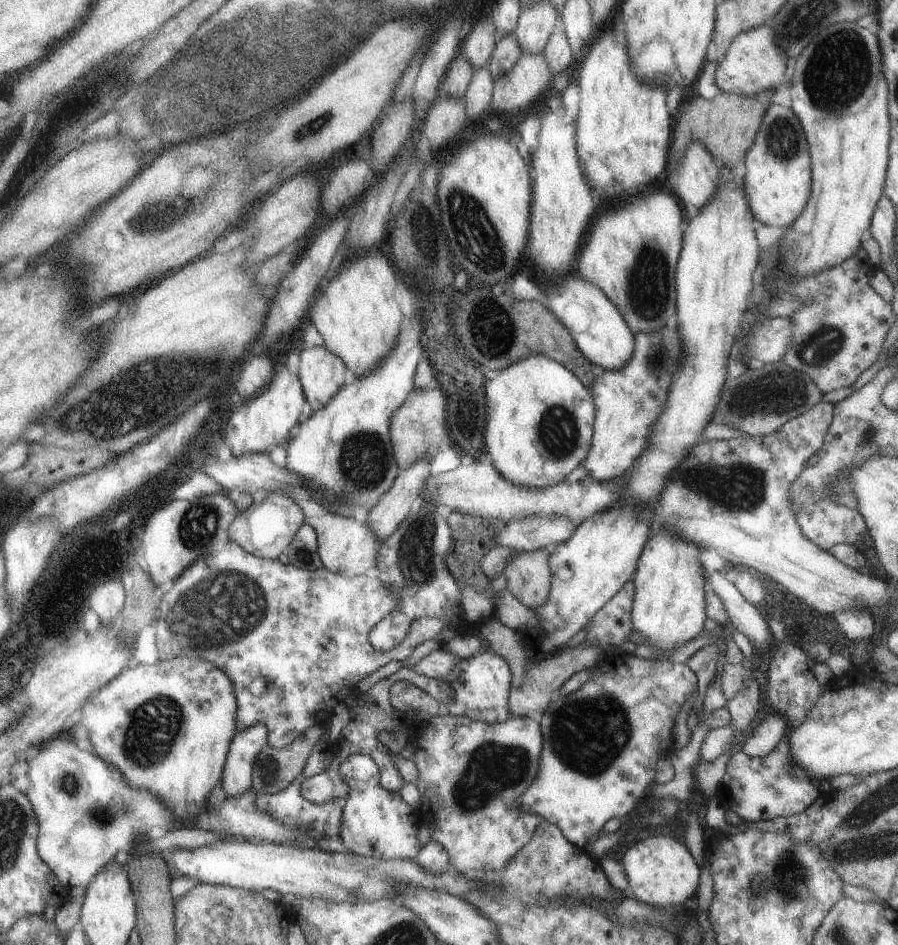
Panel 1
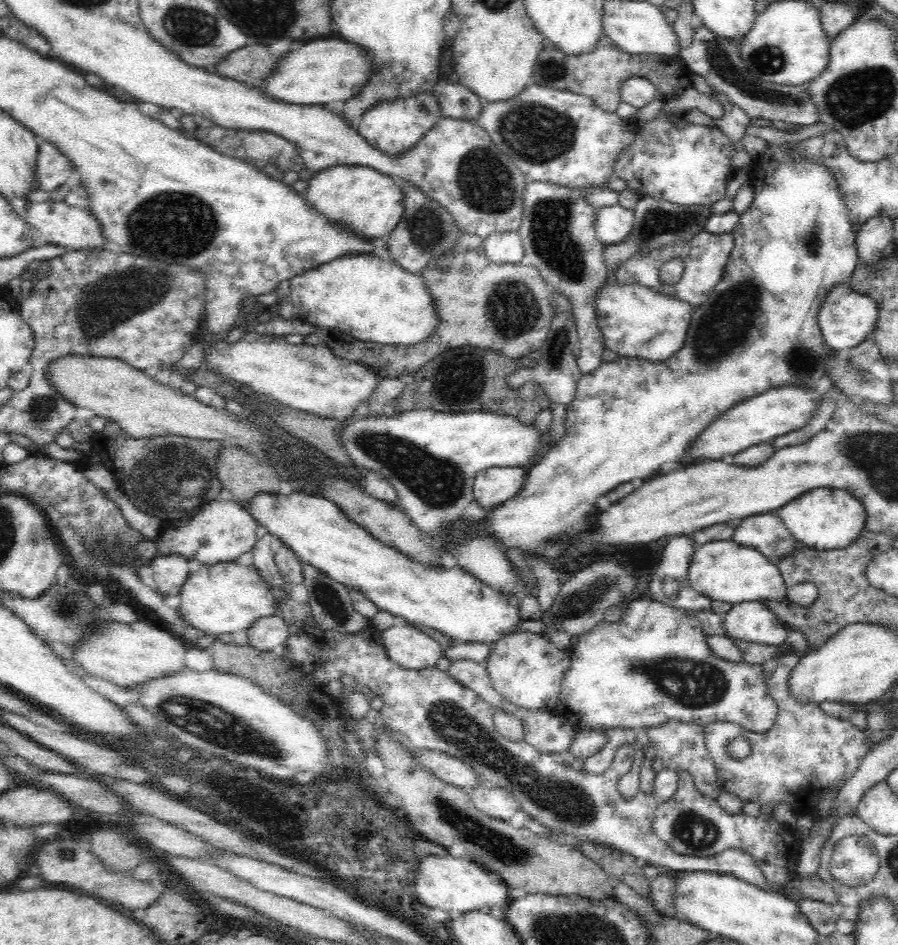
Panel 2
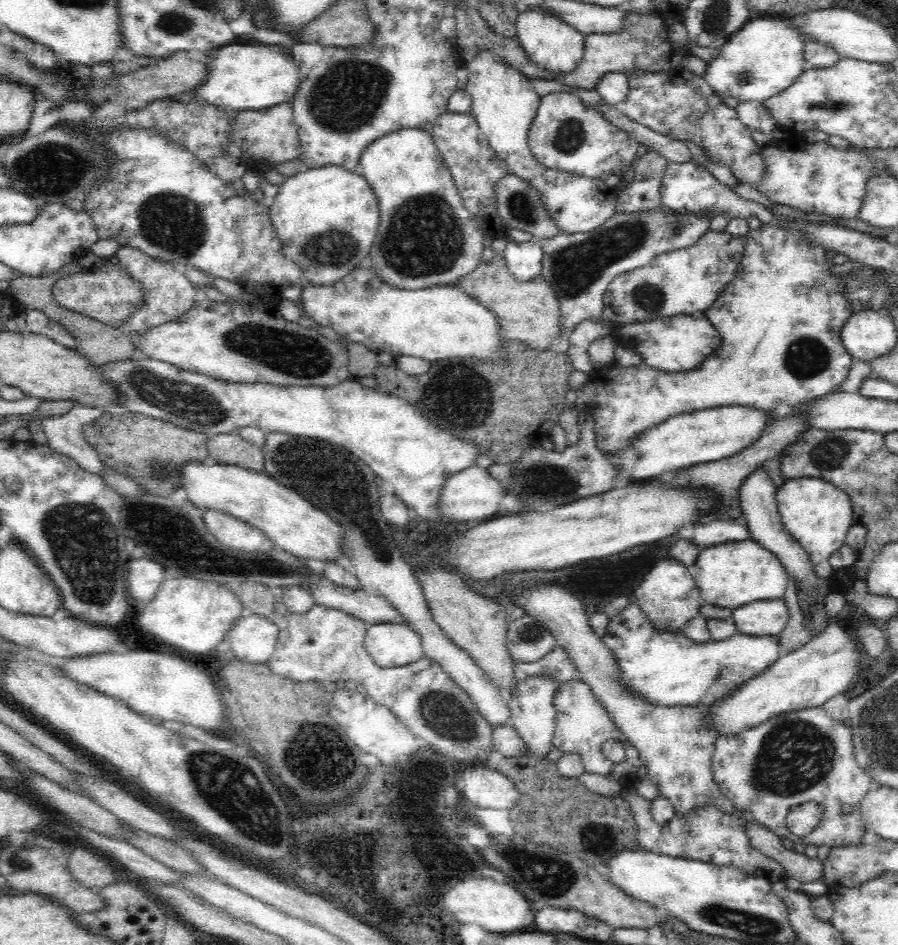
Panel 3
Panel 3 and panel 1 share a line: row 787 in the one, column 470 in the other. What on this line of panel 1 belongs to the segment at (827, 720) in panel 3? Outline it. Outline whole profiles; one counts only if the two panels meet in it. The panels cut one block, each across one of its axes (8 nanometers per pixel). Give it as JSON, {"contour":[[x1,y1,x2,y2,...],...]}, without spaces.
{"contour":[[460,714,433,716,424,722,421,730,412,736,415,750,411,761,418,768,415,785,421,798,421,821,428,826,431,840,446,850,450,869,458,874,475,871,491,874,506,868,510,859,530,842,538,826,545,821,518,804,520,794,538,774,543,745,540,724,528,717,514,716,500,724,488,724]]}

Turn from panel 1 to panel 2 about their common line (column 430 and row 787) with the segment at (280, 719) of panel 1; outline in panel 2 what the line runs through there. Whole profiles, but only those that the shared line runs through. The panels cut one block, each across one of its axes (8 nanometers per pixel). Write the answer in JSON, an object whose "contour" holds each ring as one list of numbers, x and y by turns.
{"contour":[[623,728,600,729,606,738,606,744,600,748,593,756,586,758,584,761,584,772,591,775,602,774,614,760,616,750,622,744,630,744,636,748,634,760,630,770,623,774,617,782,617,789,624,799,632,798,639,791,640,766,644,760,644,751,638,746,638,738,635,736,635,730]]}

